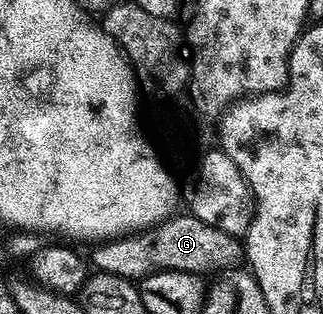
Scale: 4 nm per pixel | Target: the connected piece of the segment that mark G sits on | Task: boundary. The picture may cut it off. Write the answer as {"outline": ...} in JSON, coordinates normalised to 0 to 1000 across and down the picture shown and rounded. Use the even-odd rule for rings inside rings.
{"outline":[[[588,678],[545,682],[477,732],[458,729],[303,777],[285,799],[294,803],[285,806],[279,834],[288,850],[294,834],[297,866],[409,895],[461,885],[486,863],[523,860],[641,882],[650,863],[715,863],[759,825],[755,777],[731,752],[684,729],[659,729],[659,717],[635,717],[635,704]]]}

